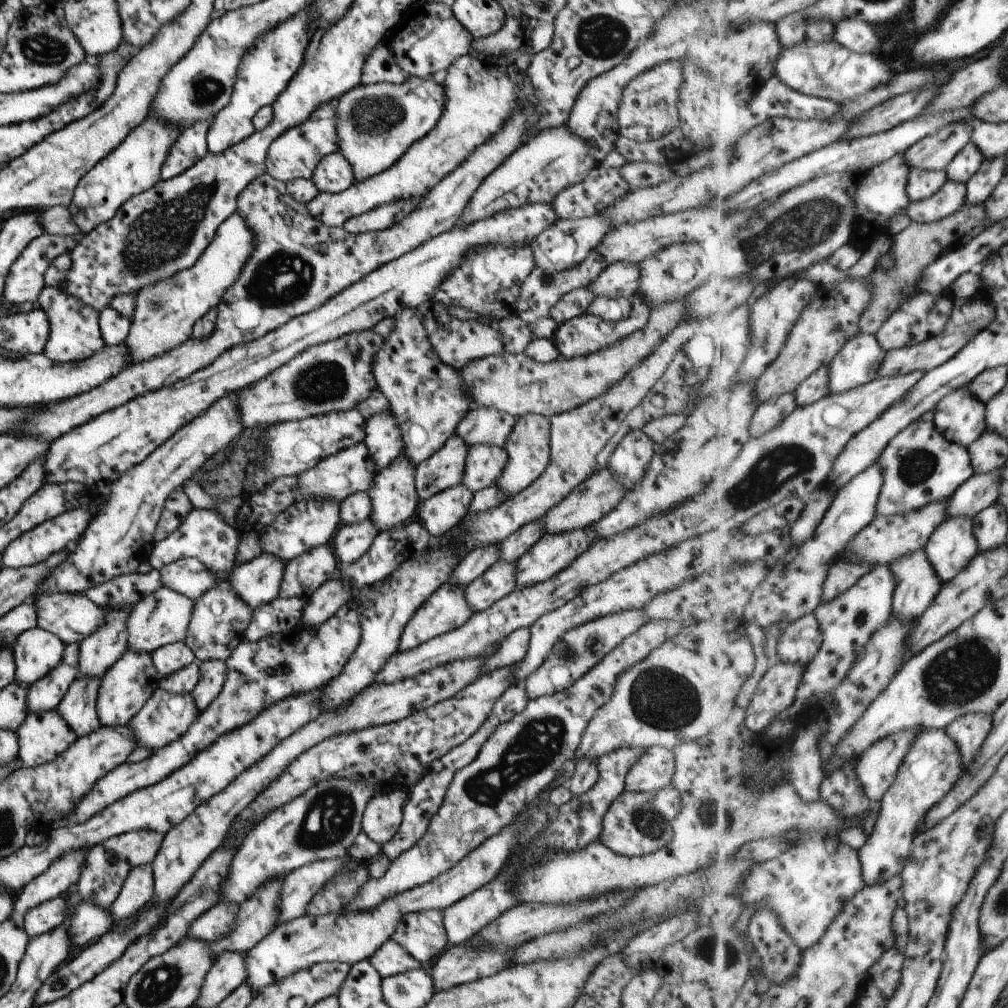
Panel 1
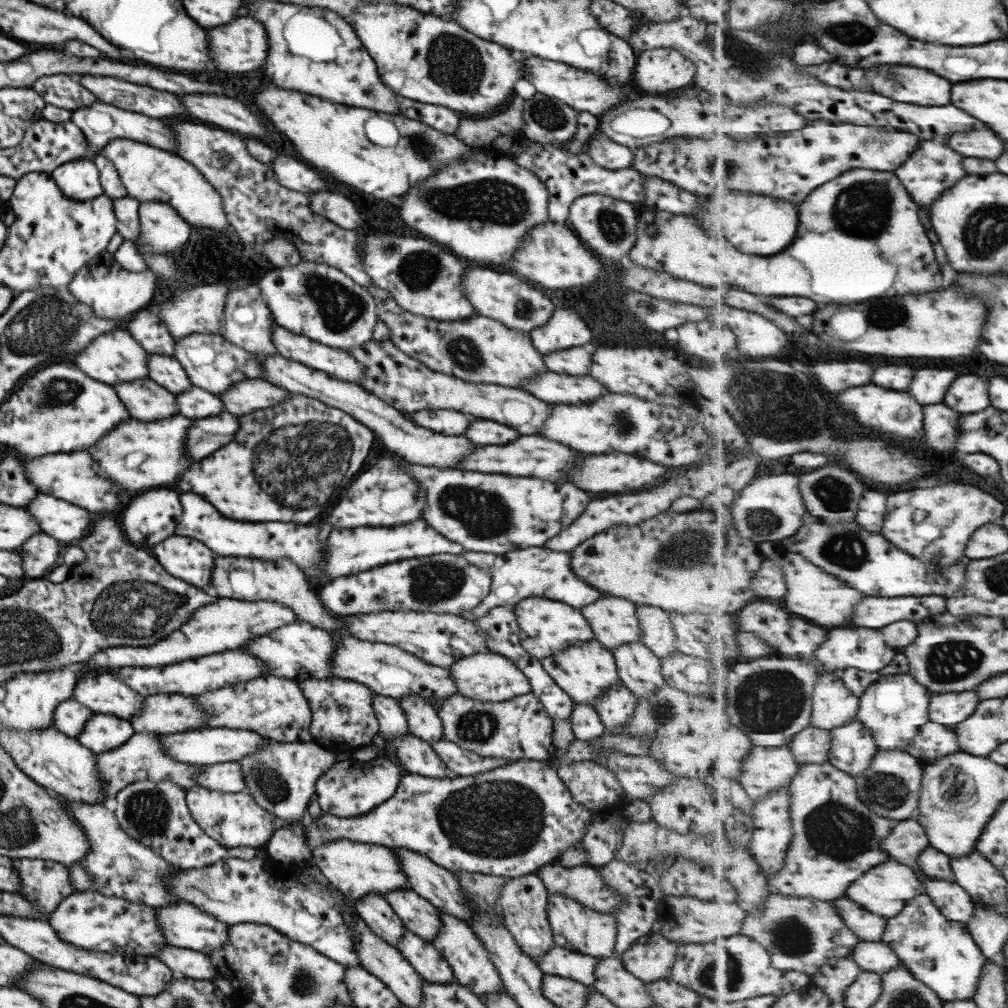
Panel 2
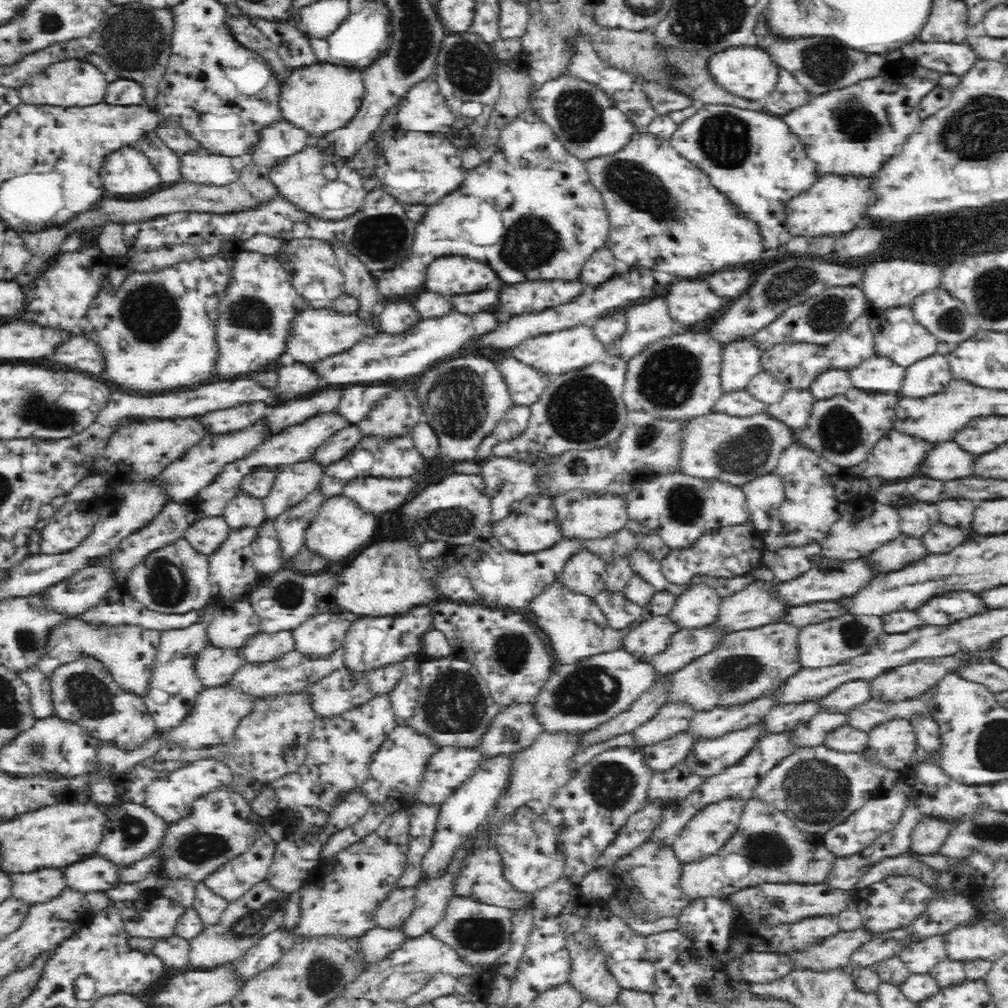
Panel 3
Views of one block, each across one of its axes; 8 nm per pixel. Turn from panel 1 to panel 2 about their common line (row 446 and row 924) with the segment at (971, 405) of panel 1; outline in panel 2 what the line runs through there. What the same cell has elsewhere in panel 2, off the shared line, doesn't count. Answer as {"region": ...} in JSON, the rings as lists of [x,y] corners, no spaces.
{"region":[[[926,875],[926,893],[942,909],[942,913],[954,921],[963,921],[967,927],[975,912],[975,900],[957,881],[934,879]]]}

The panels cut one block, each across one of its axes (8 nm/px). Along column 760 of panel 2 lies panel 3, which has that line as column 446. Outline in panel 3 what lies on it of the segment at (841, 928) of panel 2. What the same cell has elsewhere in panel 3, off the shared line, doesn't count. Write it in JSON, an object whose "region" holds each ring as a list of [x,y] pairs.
{"region":[[[457,894],[450,900],[444,918],[430,932],[448,947],[456,949],[460,956],[464,956],[464,960],[472,964],[494,964],[510,948],[513,915],[513,909],[484,904],[473,897]]]}

